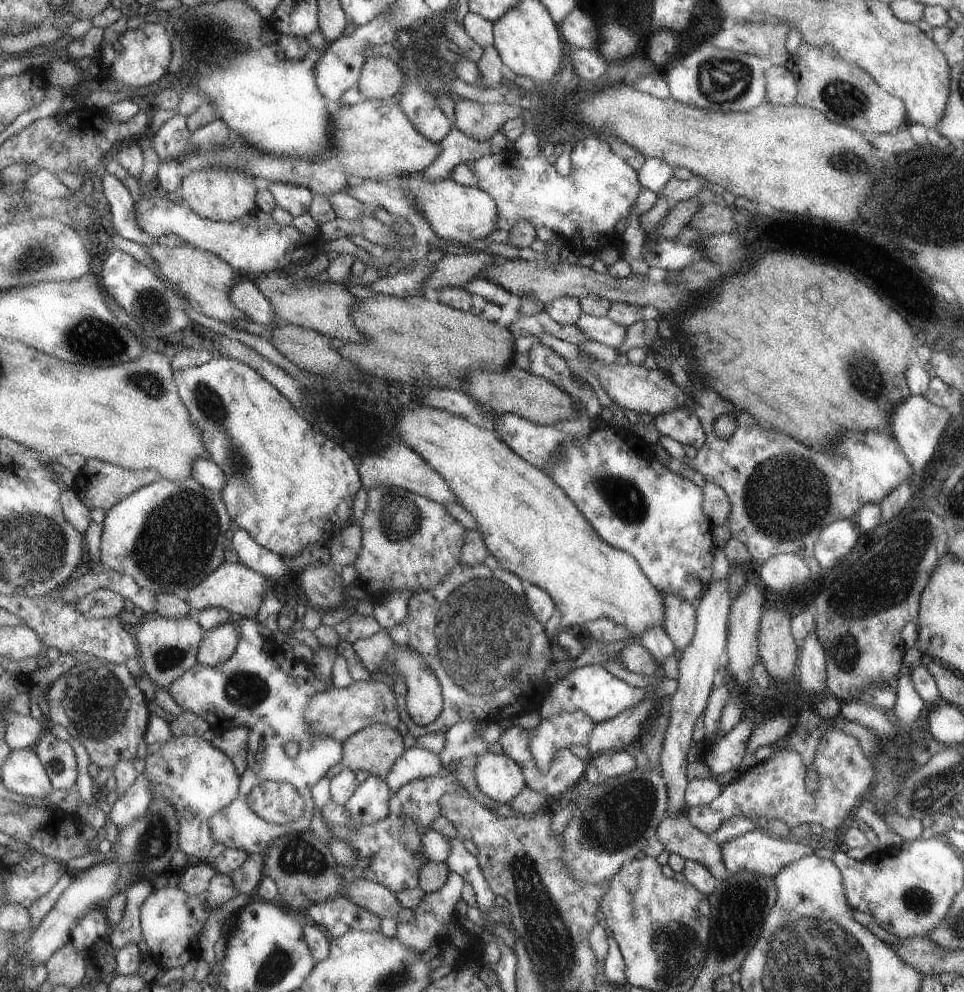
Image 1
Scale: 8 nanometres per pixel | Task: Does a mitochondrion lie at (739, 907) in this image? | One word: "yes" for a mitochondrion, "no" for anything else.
yes

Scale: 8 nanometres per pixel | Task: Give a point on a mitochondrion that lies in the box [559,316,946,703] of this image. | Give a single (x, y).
(843, 649)

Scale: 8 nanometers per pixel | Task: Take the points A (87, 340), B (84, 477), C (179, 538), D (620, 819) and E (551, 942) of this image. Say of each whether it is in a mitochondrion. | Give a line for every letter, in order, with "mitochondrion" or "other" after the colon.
A: mitochondrion
B: other
C: mitochondrion
D: mitochondrion
E: mitochondrion

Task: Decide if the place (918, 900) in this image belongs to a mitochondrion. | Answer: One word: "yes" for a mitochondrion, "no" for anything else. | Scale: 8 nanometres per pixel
yes

